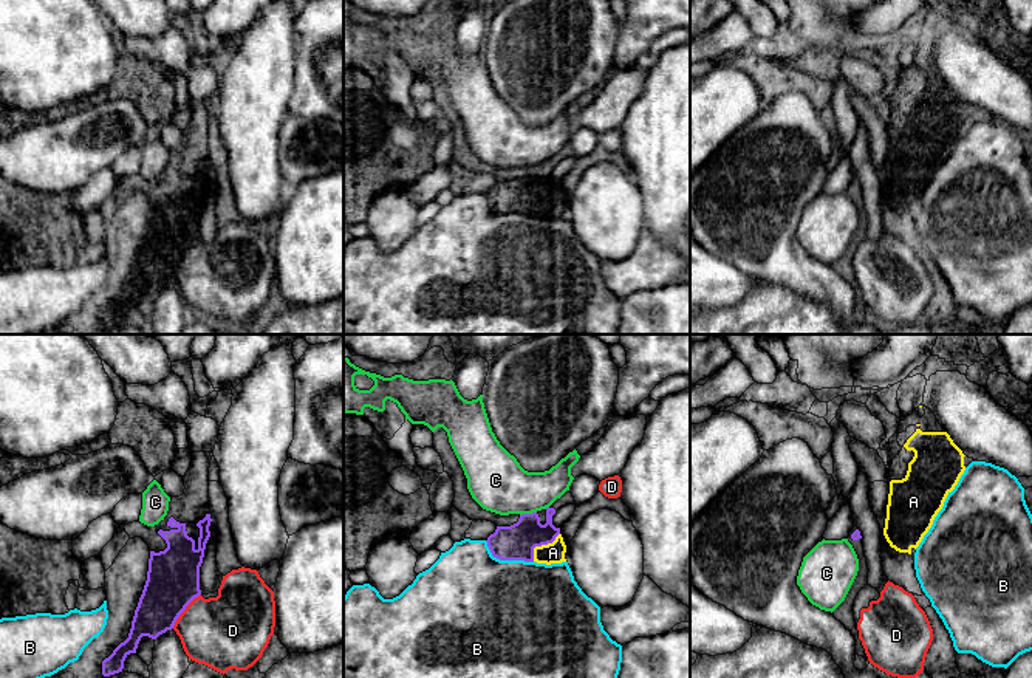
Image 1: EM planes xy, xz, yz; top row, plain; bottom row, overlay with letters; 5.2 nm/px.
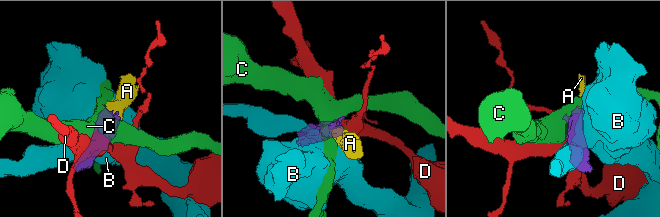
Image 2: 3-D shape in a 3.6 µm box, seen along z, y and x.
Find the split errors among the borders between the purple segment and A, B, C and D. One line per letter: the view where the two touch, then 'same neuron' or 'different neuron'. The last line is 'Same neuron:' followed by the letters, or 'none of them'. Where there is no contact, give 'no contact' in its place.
A: xz | same neuron
B: xz | different neuron
C: xz | different neuron
D: xy | different neuron
Same neuron: A

